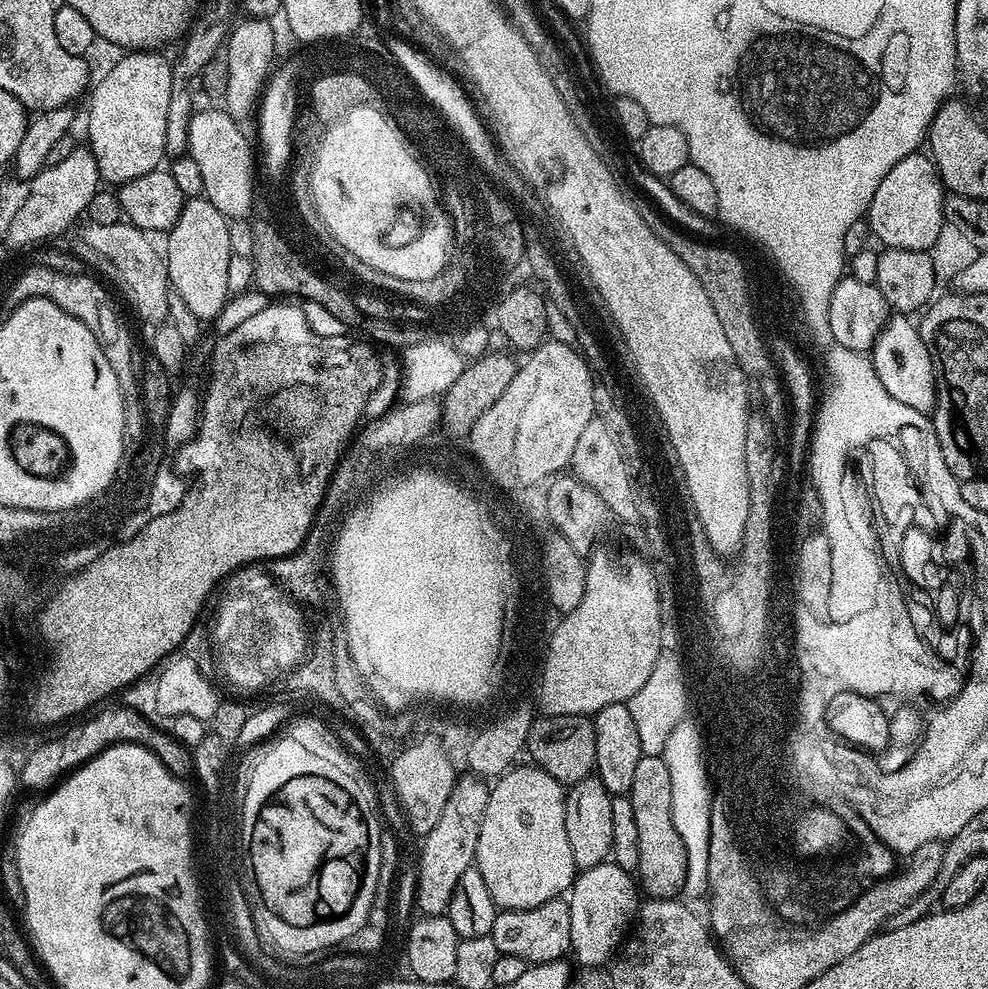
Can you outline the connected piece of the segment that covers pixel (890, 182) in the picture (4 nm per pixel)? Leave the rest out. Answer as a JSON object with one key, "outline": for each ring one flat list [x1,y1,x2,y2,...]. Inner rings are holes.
{"outline":[[920,155,902,158,902,162,876,184,874,198,868,202,866,219,871,235,875,239,877,236,883,247,927,252,938,242,938,234,942,234,946,189,940,183,931,155]]}

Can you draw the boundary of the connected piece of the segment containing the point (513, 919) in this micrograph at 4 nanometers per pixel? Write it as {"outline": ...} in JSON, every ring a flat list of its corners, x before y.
{"outline":[[557,898,550,902,542,902,542,906,526,910,506,908,497,911,491,937,501,956,522,958,529,965,563,960,572,950,570,906,567,899]]}

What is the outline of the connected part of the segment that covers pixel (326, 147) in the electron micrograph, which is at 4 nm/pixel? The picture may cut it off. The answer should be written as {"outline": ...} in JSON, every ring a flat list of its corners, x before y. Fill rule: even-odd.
{"outline":[[371,103,355,105,335,123,329,123,322,136,322,144,318,147,318,159,315,160,315,178,312,179,312,189,318,194,322,219,328,220,330,231,334,238,350,250,351,254,360,258,367,266,381,271,393,278,430,279,446,265,453,255,452,232,454,226,441,214,435,214,428,220,428,225,405,244,392,244,384,235,397,219,396,211,407,204,416,204,419,200,432,200,434,191,429,180,425,180,425,171,421,158,408,149,402,133,396,129,397,121,387,120]]}

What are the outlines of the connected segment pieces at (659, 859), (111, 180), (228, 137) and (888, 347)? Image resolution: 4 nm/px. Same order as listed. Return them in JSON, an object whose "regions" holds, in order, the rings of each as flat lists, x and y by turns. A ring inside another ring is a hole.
{"regions":[[[644,756,634,773,634,786,627,797,634,806,634,819,638,825,638,884,643,895,651,899,670,899,681,895,686,870,684,847,674,830,670,810,670,770,663,756]],[[132,50,124,56,100,81,95,81,94,87,91,89,90,97,92,96,92,101,88,104,88,140,92,145,90,145,90,151,93,158,98,162,98,170,100,171,101,181,108,186,119,186,130,182,134,178,142,178,142,174,150,174,156,168,161,167,162,161,160,159,165,159,166,153,164,147,166,146,166,114,170,114,170,90,171,90,171,70,172,63,171,59,167,59,156,50]],[[201,110,195,111,191,118,187,153,201,168,205,199,229,220,245,219,254,198,254,168,256,172,248,140,235,117,227,111]],[[904,314,893,315,878,334,876,344,870,350,870,359,878,374,878,382,886,386,893,398,898,398,910,410,928,414,936,406,936,365,926,342,920,337,919,327,911,324]]]}

